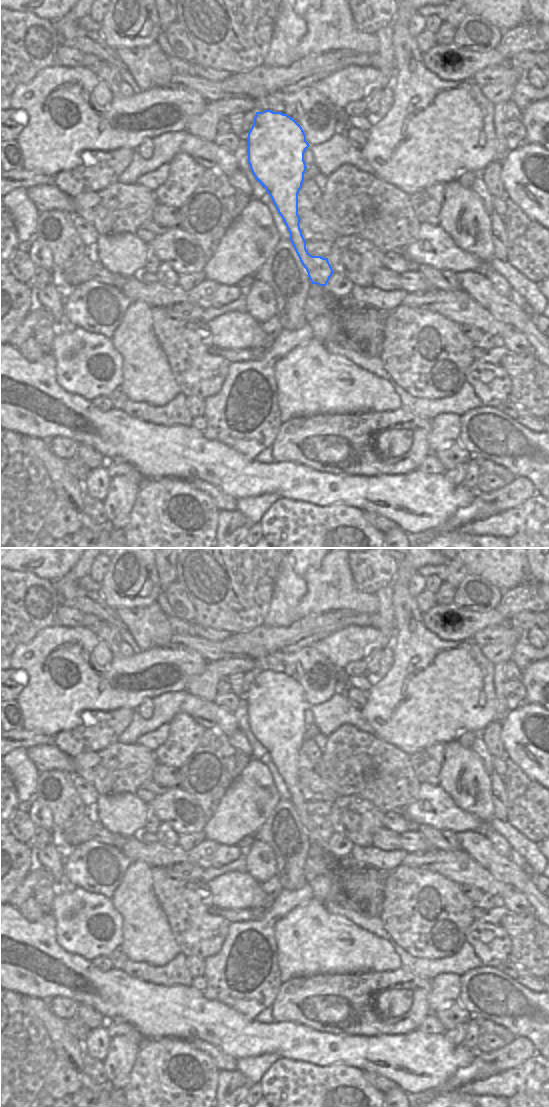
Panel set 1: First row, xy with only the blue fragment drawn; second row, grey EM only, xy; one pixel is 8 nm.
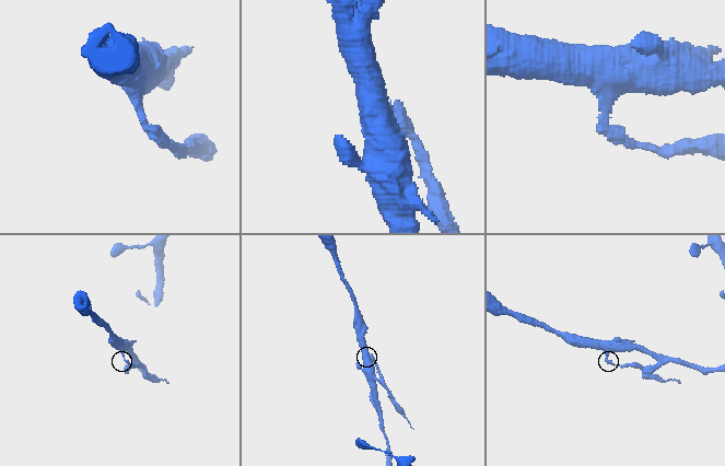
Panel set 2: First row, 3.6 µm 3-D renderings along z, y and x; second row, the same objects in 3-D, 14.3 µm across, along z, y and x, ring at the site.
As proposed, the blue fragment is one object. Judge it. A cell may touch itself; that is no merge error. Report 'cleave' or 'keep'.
cleave

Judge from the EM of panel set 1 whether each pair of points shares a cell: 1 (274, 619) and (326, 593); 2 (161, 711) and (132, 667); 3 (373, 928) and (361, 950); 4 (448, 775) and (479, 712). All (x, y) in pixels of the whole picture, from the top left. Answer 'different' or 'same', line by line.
1: different
2: different
3: different
4: different

